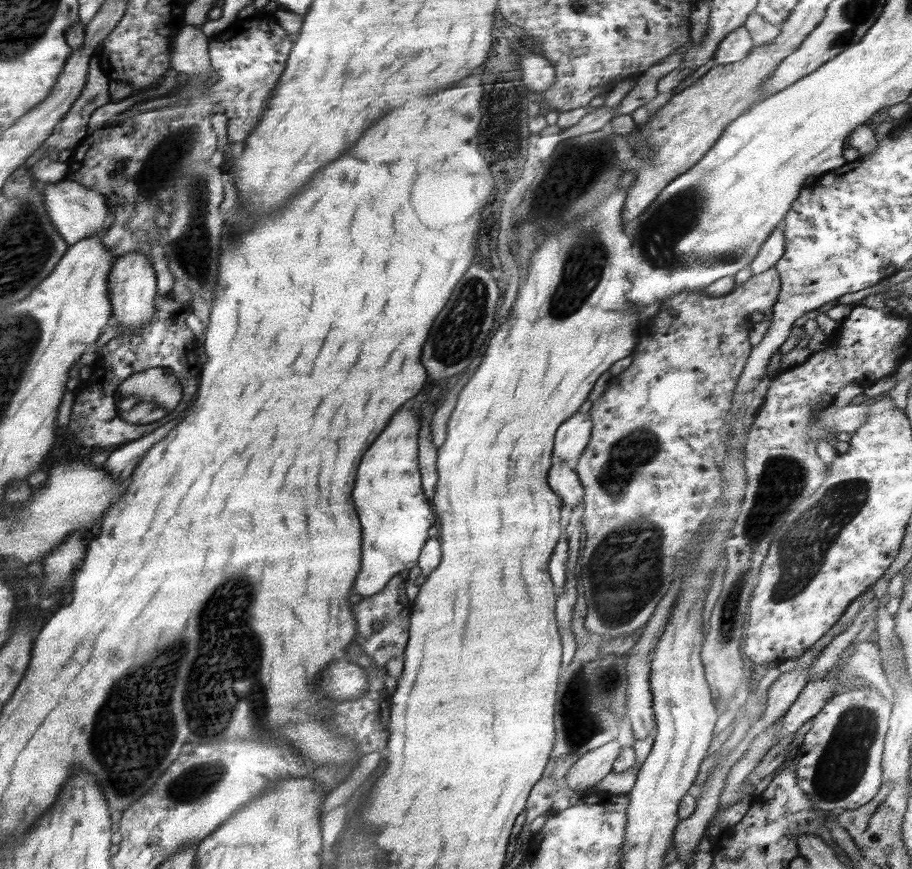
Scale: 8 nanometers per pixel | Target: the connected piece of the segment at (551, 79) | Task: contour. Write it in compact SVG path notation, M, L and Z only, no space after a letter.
M522 50L520 54L522 54L522 58L518 65L522 68L524 84L528 86L528 90L532 90L532 94L540 97L556 82L554 65L550 64L546 57L530 54L528 50Z

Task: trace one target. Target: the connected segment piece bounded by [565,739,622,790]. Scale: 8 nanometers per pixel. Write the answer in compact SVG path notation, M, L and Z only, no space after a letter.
M614 739L582 755L565 775L568 789L583 790L603 780L610 772L613 772L614 759L618 756L620 749L622 745L619 740Z

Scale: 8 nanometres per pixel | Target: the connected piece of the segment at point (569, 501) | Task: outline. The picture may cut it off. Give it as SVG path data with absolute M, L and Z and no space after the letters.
M566 461L552 464L548 472L548 484L560 496L564 506L574 509L583 499L582 484L576 471L566 465Z

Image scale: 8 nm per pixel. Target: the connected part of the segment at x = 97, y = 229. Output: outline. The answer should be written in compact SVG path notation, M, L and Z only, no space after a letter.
M69 178L45 184L42 192L45 197L46 212L49 213L50 220L53 221L54 226L61 233L62 240L66 240L68 246L86 239L88 236L108 230L103 226L108 218L108 206L102 193Z

